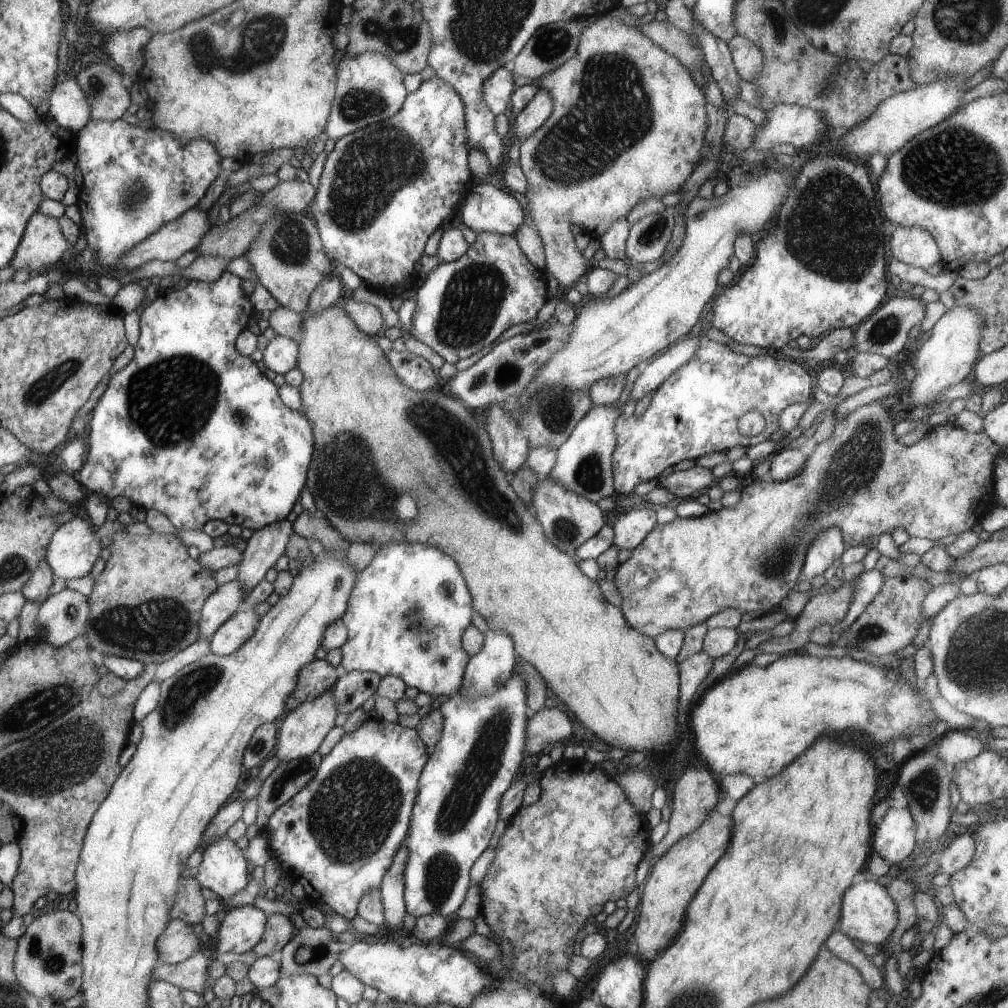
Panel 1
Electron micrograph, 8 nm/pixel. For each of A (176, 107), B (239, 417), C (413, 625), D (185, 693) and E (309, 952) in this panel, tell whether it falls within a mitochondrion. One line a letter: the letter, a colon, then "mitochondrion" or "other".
A: other
B: mitochondrion
C: mitochondrion
D: mitochondrion
E: mitochondrion

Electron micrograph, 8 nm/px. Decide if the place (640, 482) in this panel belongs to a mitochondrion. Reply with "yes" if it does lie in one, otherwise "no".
no

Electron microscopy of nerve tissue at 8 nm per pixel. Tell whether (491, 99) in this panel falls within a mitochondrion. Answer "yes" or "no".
no

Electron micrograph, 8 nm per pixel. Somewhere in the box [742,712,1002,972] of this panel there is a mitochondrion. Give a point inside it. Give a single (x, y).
(924, 788)

